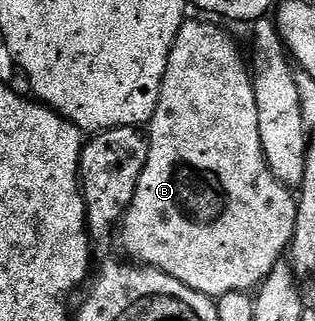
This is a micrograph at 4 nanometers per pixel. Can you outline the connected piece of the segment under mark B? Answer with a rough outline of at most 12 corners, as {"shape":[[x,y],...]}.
{"shape":[[184,19],[121,221],[132,261],[218,298],[288,255],[255,82]]}

